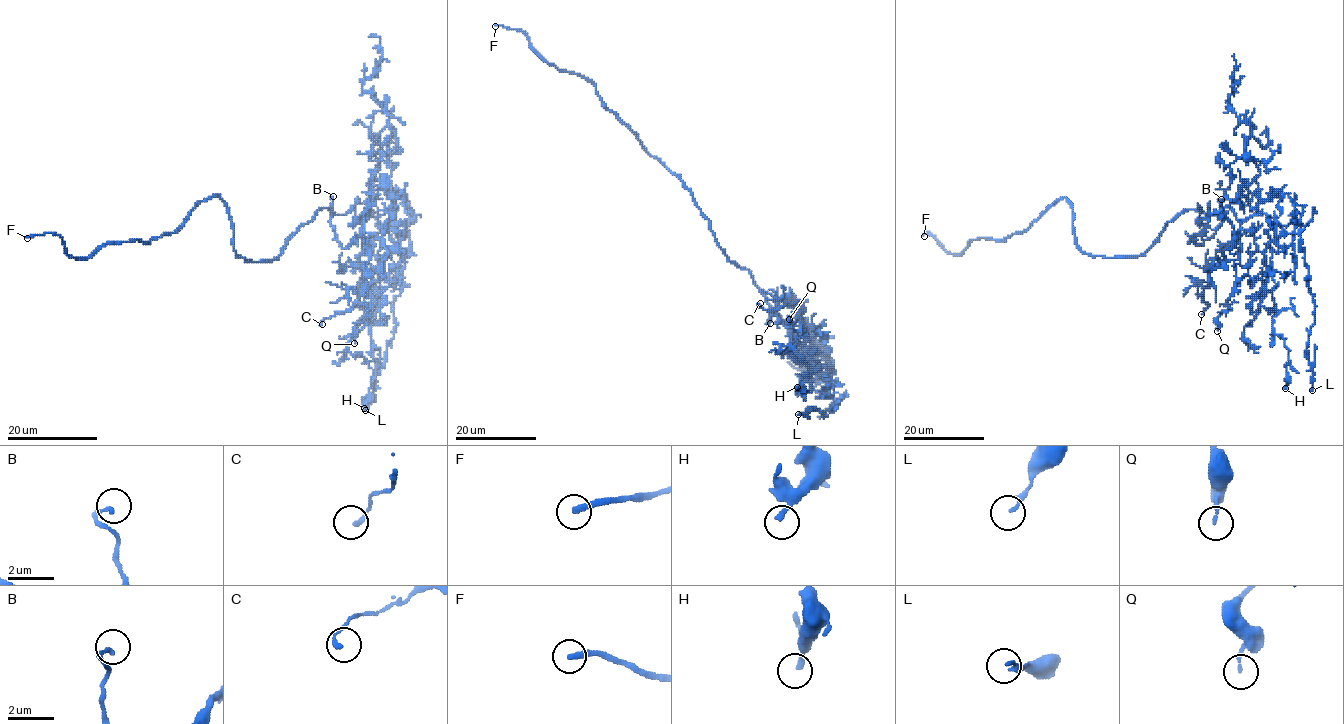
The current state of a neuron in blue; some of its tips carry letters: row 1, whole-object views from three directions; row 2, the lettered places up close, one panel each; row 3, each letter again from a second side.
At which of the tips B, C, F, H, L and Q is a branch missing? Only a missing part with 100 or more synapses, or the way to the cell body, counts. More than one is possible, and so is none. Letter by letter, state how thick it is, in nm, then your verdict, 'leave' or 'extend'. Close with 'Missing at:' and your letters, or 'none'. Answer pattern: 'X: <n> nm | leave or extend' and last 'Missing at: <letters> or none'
B: 160 nm | leave
C: 170 nm | leave
F: 280 nm | extend
H: 220 nm | leave
L: 200 nm | leave
Q: 140 nm | leave
Missing at: F

